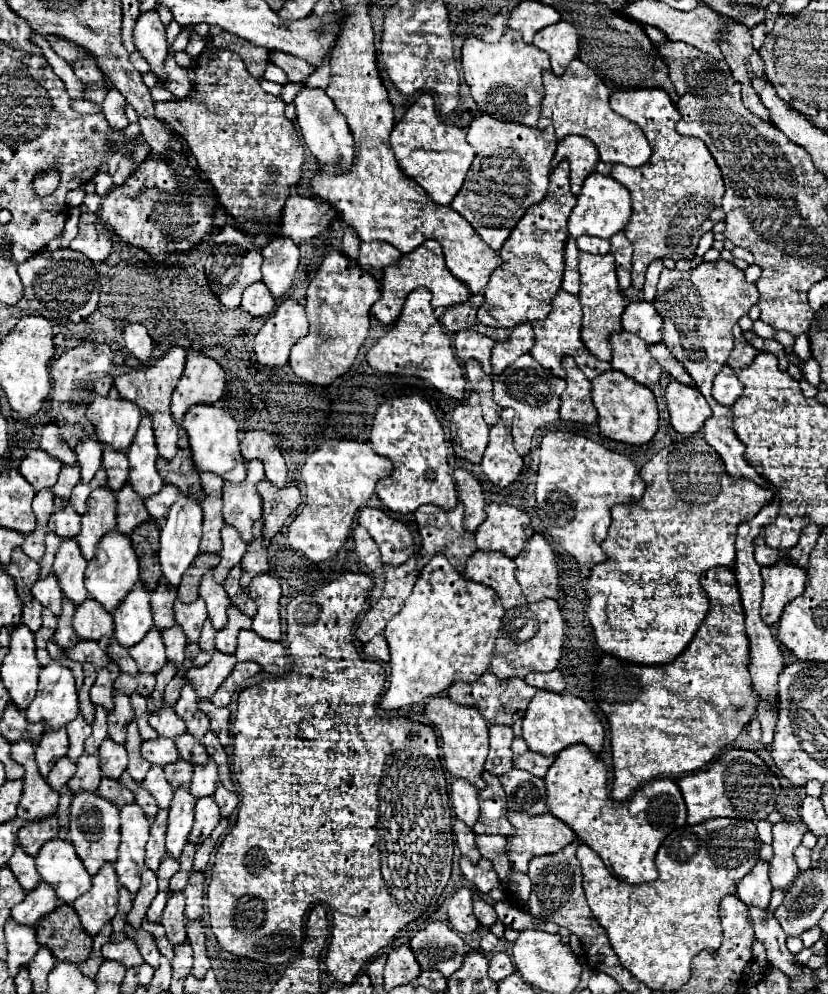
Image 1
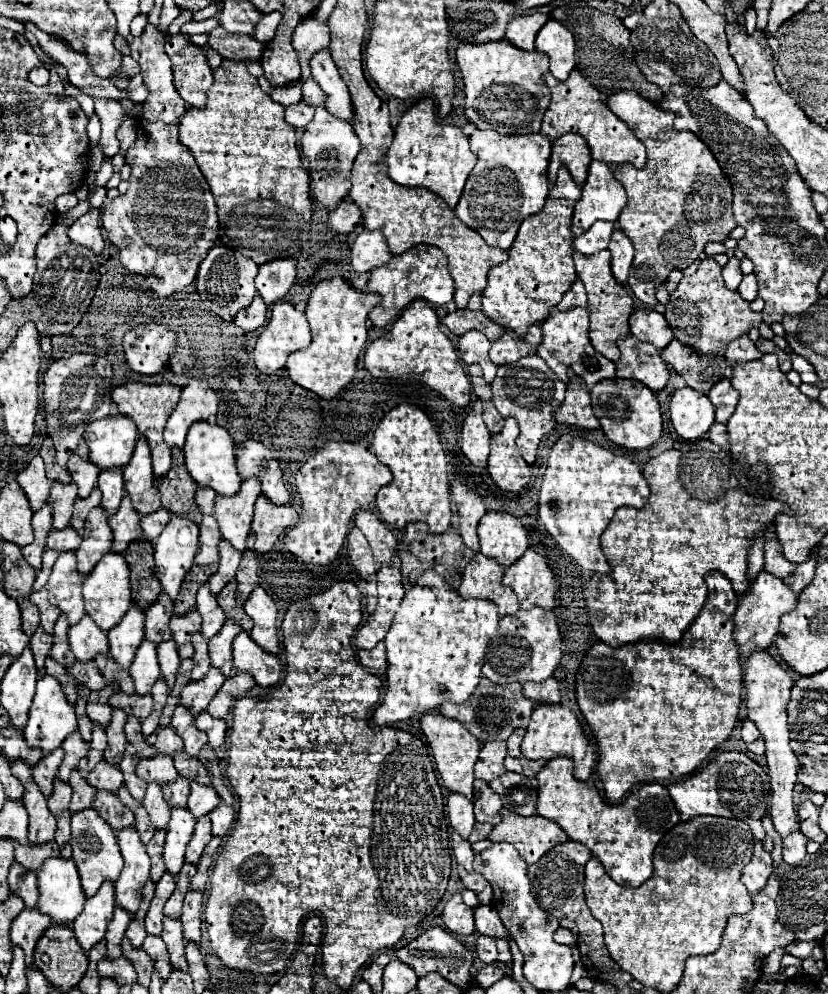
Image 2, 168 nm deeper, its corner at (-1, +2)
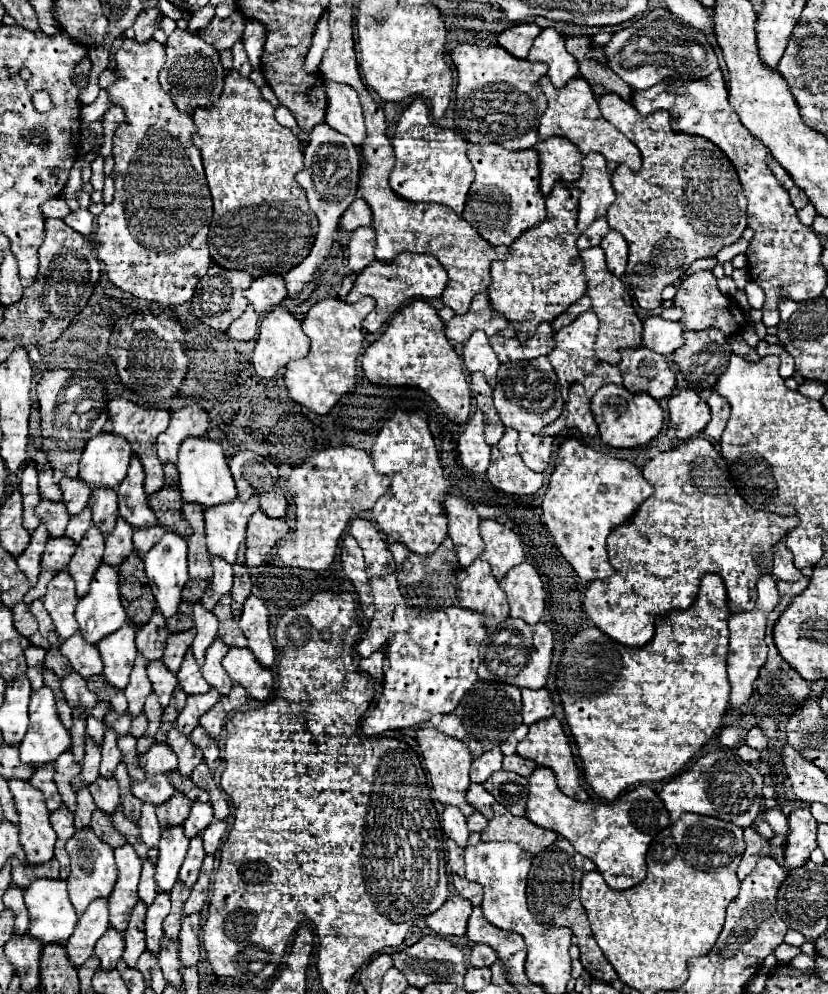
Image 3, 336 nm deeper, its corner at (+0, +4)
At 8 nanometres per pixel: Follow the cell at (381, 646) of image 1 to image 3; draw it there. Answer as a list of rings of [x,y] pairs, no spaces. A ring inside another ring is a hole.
[[[375,652],[371,658],[361,658],[359,668],[373,676],[375,680],[383,680],[383,658],[385,658],[383,652]]]

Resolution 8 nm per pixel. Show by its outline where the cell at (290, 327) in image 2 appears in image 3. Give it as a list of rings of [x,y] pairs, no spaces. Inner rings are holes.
[[[275,306],[259,326],[259,338],[253,350],[253,368],[259,378],[273,378],[291,360],[305,358],[307,352],[309,352],[309,338],[301,330],[301,320],[289,314],[285,306]]]

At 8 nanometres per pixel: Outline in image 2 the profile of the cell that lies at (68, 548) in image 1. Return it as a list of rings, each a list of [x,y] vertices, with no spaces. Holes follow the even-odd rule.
[[[62,552],[52,568],[46,588],[50,592],[50,604],[58,606],[68,616],[70,624],[76,624],[84,616],[82,580],[84,576],[76,568],[76,554]]]

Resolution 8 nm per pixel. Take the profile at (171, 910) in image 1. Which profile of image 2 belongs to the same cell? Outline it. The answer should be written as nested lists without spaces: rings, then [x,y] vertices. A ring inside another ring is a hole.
[[[168,916],[164,918],[164,930],[162,930],[162,940],[170,952],[170,962],[174,968],[186,970],[186,954],[184,946],[186,940],[182,936],[182,922],[180,920],[170,920]]]

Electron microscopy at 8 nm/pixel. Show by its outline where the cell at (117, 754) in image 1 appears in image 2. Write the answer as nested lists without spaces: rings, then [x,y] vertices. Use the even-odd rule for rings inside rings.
[[[100,760],[94,766],[92,774],[86,776],[86,780],[98,790],[118,792],[118,788],[122,786],[122,770],[116,764],[106,764],[106,760]]]

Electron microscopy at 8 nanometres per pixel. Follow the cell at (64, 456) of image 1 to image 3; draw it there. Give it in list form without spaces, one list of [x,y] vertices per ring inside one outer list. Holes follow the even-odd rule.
[[[39,450],[35,456],[35,464],[39,468],[39,490],[41,490],[41,500],[49,502],[59,502],[61,500],[61,490],[53,482],[53,470],[45,460],[45,452]]]

